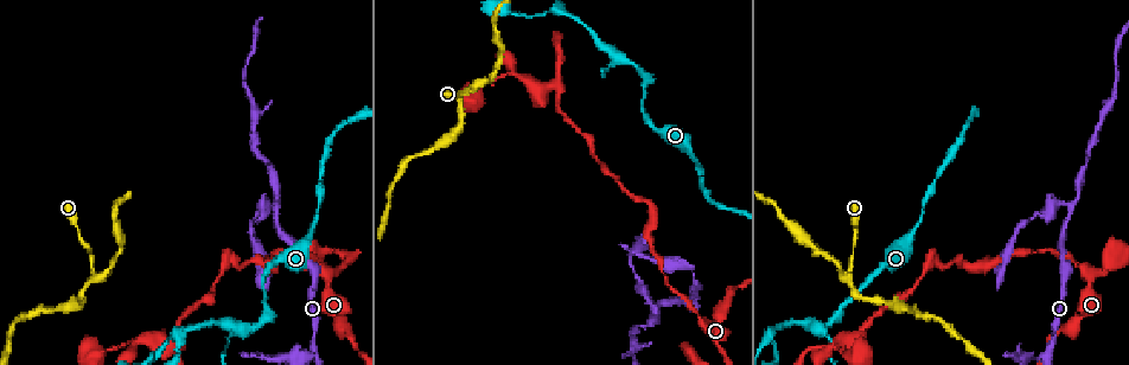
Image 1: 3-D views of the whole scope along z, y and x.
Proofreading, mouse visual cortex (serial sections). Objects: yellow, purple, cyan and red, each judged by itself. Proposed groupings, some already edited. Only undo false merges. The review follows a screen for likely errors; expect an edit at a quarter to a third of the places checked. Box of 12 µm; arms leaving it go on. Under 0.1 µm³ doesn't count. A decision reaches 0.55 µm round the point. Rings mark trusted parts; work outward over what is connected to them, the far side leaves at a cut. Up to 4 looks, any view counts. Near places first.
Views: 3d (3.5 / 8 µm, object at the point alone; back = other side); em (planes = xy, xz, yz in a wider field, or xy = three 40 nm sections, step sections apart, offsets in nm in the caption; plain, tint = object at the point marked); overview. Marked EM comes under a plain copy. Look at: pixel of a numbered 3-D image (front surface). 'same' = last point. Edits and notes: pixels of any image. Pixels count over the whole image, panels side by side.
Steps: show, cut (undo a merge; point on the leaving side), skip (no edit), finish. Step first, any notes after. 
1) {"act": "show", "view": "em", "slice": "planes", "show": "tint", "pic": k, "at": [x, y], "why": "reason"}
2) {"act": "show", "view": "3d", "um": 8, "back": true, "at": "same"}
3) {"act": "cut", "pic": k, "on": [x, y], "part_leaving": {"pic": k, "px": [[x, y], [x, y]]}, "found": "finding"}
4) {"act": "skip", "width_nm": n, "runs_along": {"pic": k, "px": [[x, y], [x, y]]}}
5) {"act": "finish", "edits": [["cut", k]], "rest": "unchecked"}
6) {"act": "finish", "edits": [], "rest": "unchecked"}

{"act": "show", "view": "3d", "um": 3.5, "pic": 1, "at": [78, 236], "why": "sudden change in width"}

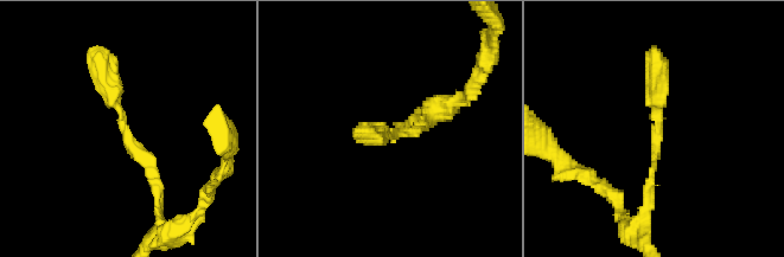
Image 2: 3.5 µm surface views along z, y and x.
{"act": "show", "view": "em", "slice": "xy", "step": 5, "show": "tint", "pic": 2, "at": [658, 133]}

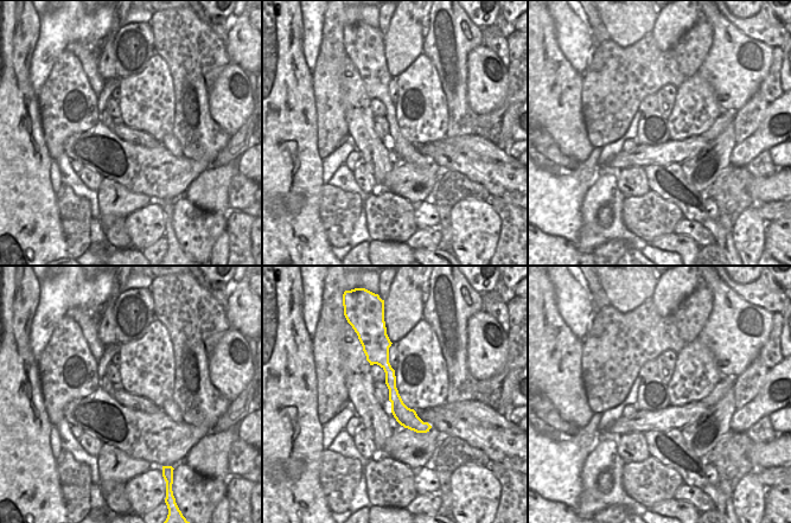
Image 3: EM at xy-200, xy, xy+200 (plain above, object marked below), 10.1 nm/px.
{"act": "skip", "runs_along": {"pic": 3, "px": [[383, 349], [397, 406], [426, 428]]}, "found": "one cell here"}

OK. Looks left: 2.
{"act": "show", "view": "3d", "um": 3.5, "back": true, "pic": 1, "at": [556, 86], "why": "three-way junction"}

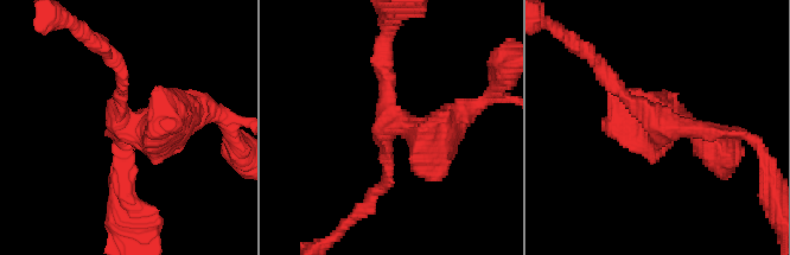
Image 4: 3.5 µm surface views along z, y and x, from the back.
{"act": "show", "view": "em", "slice": "xy", "step": 3, "show": "tint", "pic": 4, "at": [126, 122], "arms": 3, "arm_widths_nm": [200, 200, 500]}

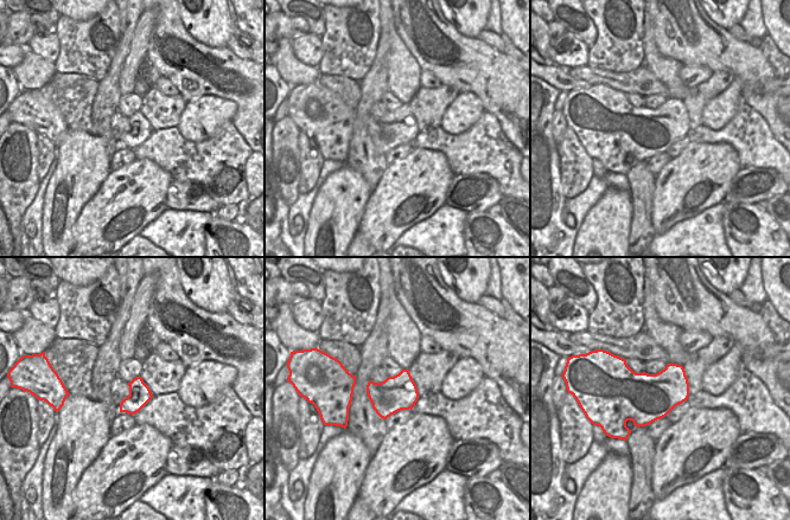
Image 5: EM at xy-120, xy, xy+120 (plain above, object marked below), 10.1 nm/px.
{"act": "skip", "found": "one cell here"}

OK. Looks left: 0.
{"act": "finish", "edits": [], "rest": "unchecked"}

